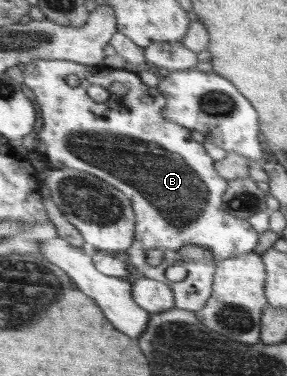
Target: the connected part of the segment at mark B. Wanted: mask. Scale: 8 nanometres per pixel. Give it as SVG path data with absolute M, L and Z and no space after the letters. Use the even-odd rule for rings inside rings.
M36 59L22 66L25 85L35 94L37 103L41 105L41 115L43 115L43 127L37 135L39 143L37 143L35 151L41 155L41 159L47 163L48 167L86 171L123 192L132 201L136 217L134 240L129 249L126 249L126 253L129 255L127 263L130 268L141 273L143 277L161 281L169 286L174 295L174 307L192 312L199 311L212 294L216 263L219 260L253 252L260 235L247 220L237 219L223 208L222 195L227 189L228 181L216 172L214 161L203 148L204 145L193 141L190 129L162 116L161 110L166 104L162 93L158 91L157 86L151 87L150 97L150 87L141 83L138 75L131 70L42 59ZM69 75L76 75L79 78L79 86L73 88L65 82L65 77ZM91 85L101 85L111 91L111 99L103 103L94 101L87 94L87 89ZM191 244L209 249L215 260L195 260L181 256L179 249ZM149 249L163 251L163 260L159 265L147 264L145 253ZM171 265L182 265L187 269L184 281L173 283L167 279L165 269Z

